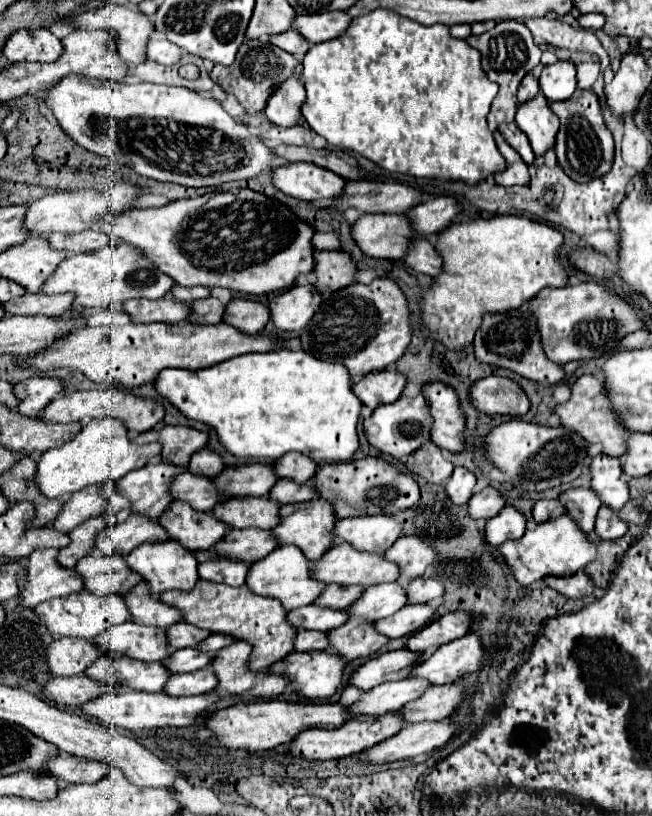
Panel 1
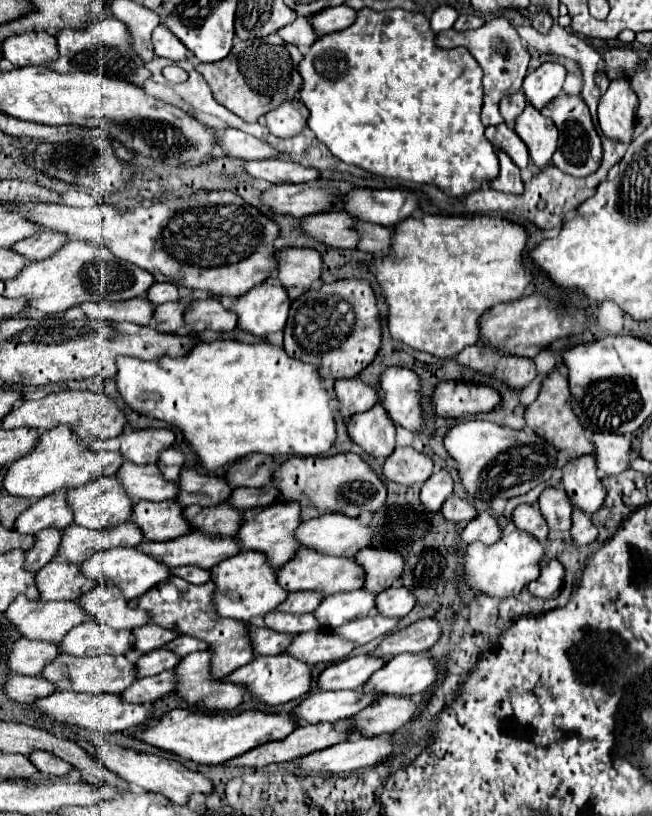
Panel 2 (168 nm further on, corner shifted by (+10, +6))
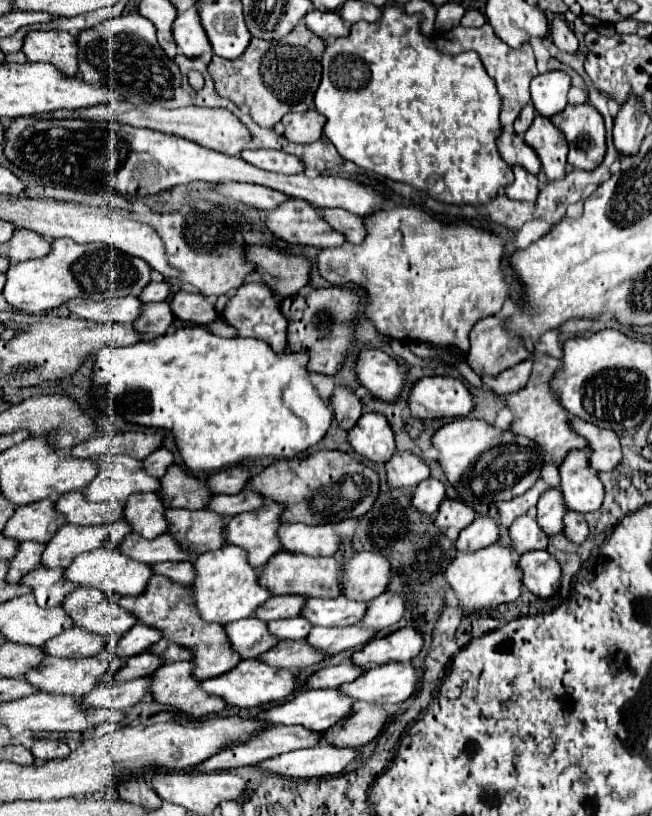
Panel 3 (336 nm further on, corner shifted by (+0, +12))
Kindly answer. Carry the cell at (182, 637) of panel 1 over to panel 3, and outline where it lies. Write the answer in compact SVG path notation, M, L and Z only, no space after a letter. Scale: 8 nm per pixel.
M137 622L125 636L117 640L111 640L105 650L109 654L119 654L119 658L131 658L135 654L145 652L147 648L151 648L155 642L159 642L163 638L163 634L159 630L155 630L153 626L145 626L143 622Z

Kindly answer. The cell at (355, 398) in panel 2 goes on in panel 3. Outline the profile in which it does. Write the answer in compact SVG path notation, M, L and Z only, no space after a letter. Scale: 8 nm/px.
M345 386L335 388L331 404L335 408L335 418L343 430L351 430L359 416L363 414L363 400L357 398L357 394L351 388Z

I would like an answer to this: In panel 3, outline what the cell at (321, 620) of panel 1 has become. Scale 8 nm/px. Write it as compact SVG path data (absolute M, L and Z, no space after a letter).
M295 616L295 618L285 618L285 620L271 620L267 624L271 628L271 634L275 634L279 640L299 640L299 638L307 638L307 634L311 632L311 622L303 616Z

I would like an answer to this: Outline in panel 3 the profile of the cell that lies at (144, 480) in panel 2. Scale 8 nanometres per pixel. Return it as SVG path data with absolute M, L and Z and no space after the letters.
M111 456L99 458L99 474L95 480L83 488L83 494L91 502L103 500L119 500L125 502L131 494L137 492L159 492L161 480L147 474L143 462L133 456Z

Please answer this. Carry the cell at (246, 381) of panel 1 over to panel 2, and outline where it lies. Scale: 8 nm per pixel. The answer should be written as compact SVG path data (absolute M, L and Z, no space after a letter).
M197 340L193 344L193 348L181 356L181 358L171 358L171 356L161 356L157 360L137 360L137 358L127 358L127 356L119 356L117 358L117 374L115 374L115 384L117 384L117 392L121 394L121 398L125 400L125 404L137 412L139 416L151 416L157 420L163 420L175 428L179 428L187 440L187 444L191 446L193 454L197 456L197 462L205 468L205 472L215 472L247 454L267 454L267 456L319 456L325 454L337 434L335 434L335 422L333 422L333 412L329 408L329 400L331 396L327 394L327 390L321 386L321 378L317 376L317 368L311 364L305 364L301 360L295 360L291 356L285 354L283 348L279 346L271 346L267 342L257 342L257 344L245 344L245 342L237 342L237 340L213 340L213 342L203 342Z

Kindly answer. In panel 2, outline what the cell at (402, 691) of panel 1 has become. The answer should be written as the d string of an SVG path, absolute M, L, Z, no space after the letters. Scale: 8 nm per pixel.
M339 690L339 692L315 692L309 694L299 706L293 708L293 718L299 722L307 722L307 724L319 724L319 722L337 722L337 720L347 720L351 716L355 716L357 712L361 712L361 708L365 708L367 704L371 704L375 698L375 694L365 694L363 690Z

